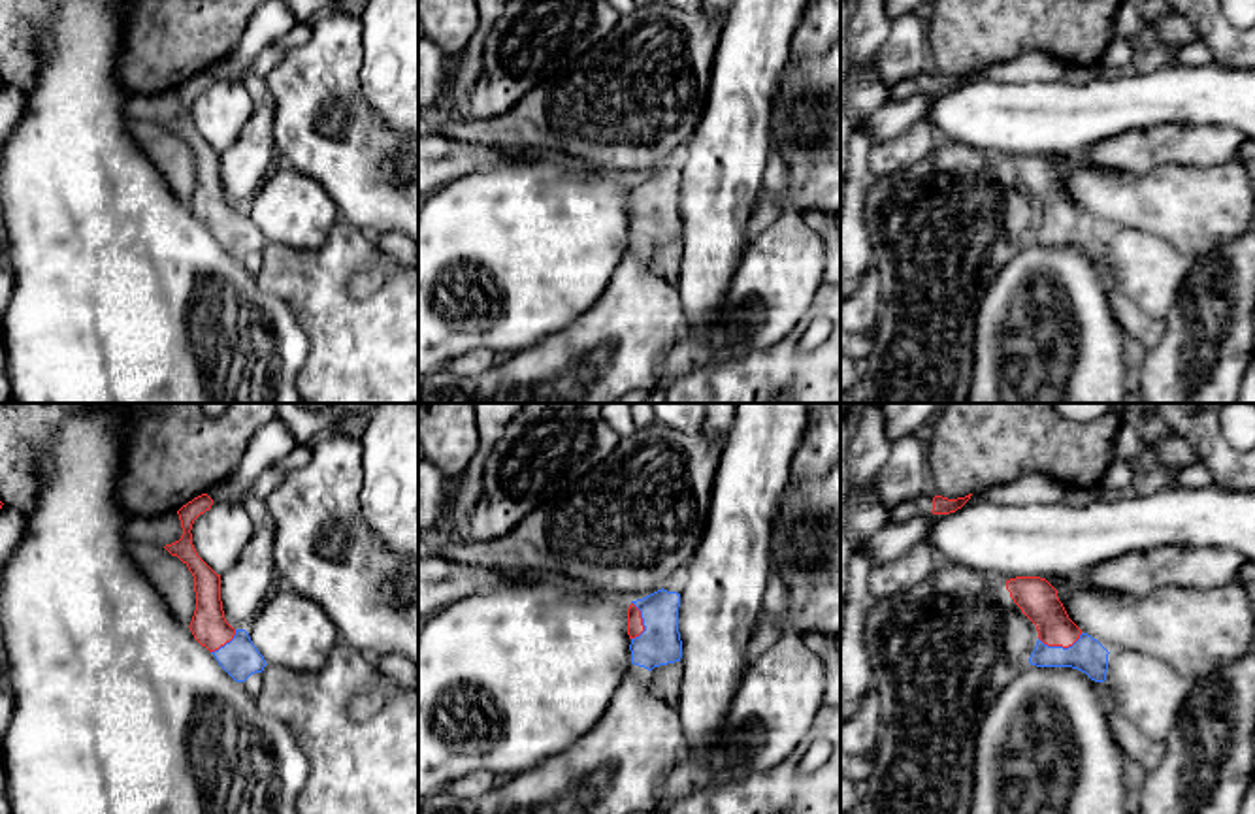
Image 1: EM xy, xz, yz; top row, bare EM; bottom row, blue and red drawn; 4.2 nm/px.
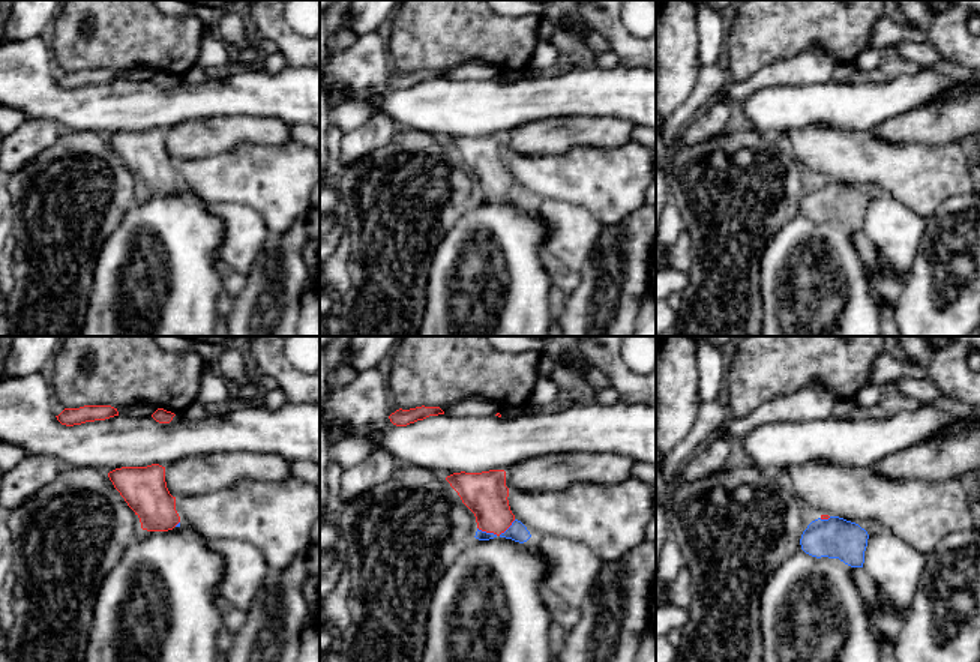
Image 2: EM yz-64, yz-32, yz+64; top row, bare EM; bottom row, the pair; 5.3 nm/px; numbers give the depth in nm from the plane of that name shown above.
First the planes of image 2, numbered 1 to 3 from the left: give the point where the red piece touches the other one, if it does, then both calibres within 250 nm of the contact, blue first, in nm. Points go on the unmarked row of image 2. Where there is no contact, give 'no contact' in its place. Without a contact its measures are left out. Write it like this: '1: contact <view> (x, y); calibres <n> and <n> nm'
1: contact yz-64 (177, 188); calibres 20 and 240 nm
2: contact yz-32 (496, 198); calibres 50 and 240 nm
3: contact yz+64 (824, 183); calibres 220 and 30 nm

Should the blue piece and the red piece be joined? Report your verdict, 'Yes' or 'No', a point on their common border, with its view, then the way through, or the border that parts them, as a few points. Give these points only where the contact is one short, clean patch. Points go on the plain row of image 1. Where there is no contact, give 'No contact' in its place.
Yes. Touches blue at yz (1059, 225). Path across: yz (1086, 232), (1059, 225), (1056, 206), (1037, 176)

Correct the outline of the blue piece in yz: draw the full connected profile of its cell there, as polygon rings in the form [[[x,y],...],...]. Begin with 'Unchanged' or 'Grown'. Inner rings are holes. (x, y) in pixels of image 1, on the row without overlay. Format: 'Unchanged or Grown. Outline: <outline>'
Grown. Outline: [[[1016,155],[1006,158],[1006,168],[1038,209],[1031,243],[1072,245],[1095,260],[1106,258],[1110,230],[1068,196],[1057,168],[1046,156]]]

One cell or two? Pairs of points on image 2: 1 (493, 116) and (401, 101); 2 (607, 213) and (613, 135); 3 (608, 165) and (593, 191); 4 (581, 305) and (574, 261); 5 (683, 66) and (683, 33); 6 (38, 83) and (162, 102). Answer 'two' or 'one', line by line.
1: one
2: two
3: one
4: two
5: one
6: one

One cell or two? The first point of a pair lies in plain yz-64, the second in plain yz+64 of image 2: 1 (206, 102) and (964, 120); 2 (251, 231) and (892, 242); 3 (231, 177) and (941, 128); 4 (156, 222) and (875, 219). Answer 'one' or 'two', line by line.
1: two
2: one
3: two
4: two

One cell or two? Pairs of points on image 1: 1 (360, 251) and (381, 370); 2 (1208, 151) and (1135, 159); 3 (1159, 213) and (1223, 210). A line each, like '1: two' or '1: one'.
1: one
2: one
3: one

